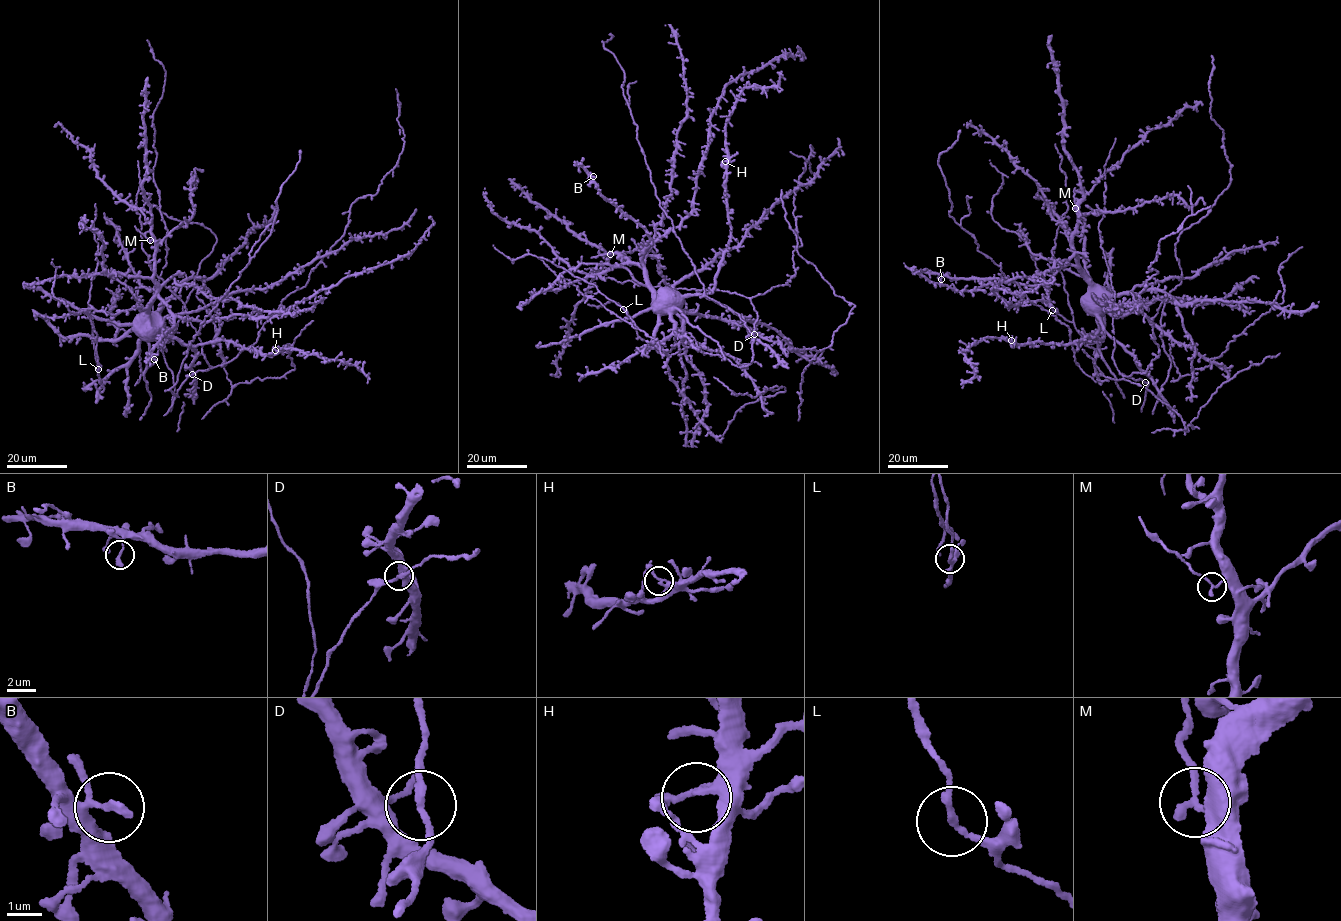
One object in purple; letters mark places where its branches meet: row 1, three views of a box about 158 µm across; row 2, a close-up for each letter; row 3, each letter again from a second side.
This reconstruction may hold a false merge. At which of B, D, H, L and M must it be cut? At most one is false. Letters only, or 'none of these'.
M

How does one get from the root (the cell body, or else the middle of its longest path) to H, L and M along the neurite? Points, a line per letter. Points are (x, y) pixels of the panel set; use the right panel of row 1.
H: (1095, 306), (1105, 329), (1101, 338), (1087, 337), (1077, 342), (1047, 345), (1039, 341), (1015, 344), (1011, 340)
L: (1095, 306), (1090, 284), (1085, 279), (1030, 251), (1025, 244), (1026, 237), (1020, 235), (1045, 279), (1052, 309)
M: (1095, 306), (1089, 279), (1072, 247), (1077, 217), (1075, 207)

